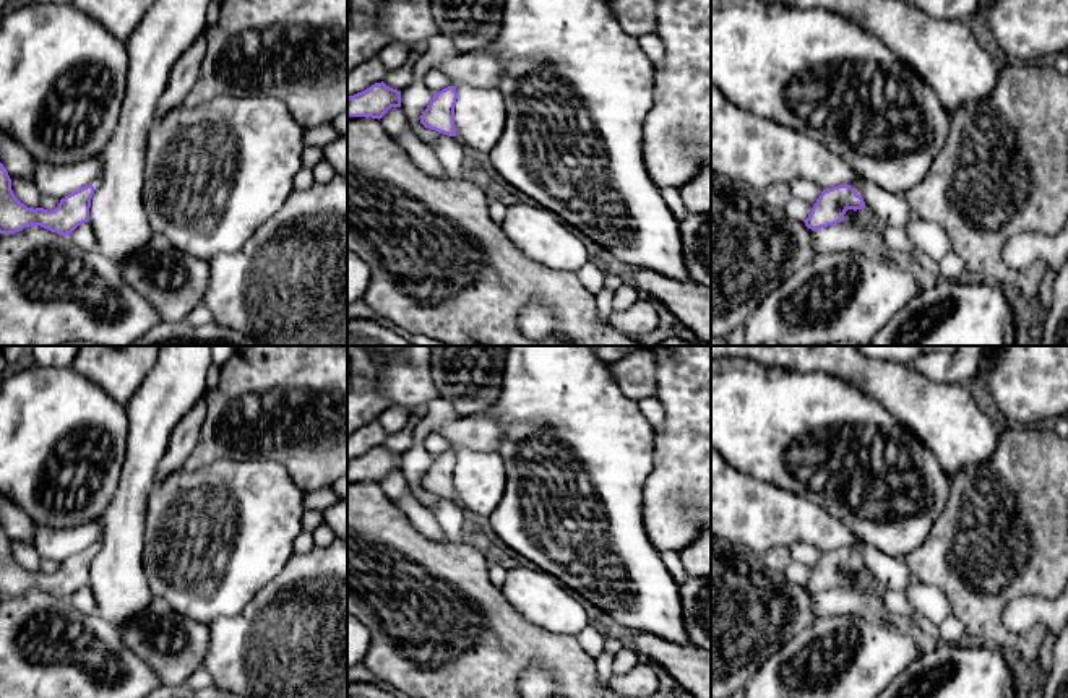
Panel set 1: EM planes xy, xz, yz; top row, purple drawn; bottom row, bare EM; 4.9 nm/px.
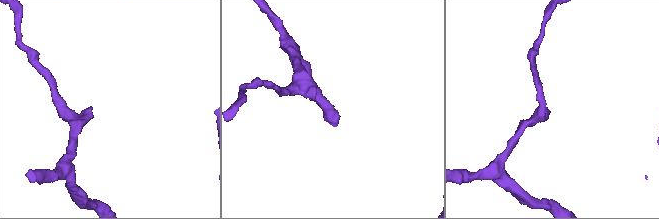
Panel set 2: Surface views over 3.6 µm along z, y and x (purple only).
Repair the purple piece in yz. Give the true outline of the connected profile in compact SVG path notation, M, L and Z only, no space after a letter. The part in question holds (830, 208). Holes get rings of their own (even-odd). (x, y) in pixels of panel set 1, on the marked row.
M859 177L854 185L844 183L823 190L803 222L808 229L816 231L841 222L847 209L862 208L865 208L865 201L862 198L862 177Z

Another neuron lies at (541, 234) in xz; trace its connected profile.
M540 205L508 206L500 226L528 258L552 269L578 274L591 261L575 227Z

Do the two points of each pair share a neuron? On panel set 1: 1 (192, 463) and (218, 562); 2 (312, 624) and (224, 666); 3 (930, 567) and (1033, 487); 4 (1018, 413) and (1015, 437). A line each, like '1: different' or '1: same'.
1: different
2: same
3: same
4: different

